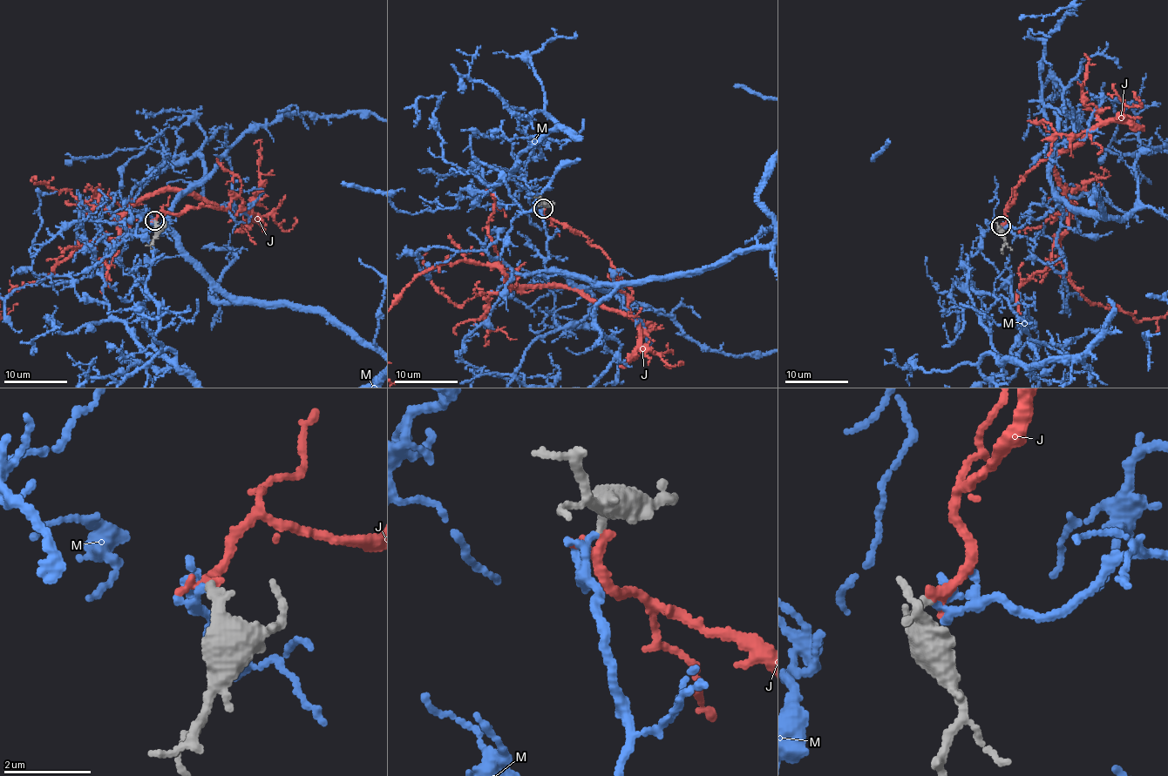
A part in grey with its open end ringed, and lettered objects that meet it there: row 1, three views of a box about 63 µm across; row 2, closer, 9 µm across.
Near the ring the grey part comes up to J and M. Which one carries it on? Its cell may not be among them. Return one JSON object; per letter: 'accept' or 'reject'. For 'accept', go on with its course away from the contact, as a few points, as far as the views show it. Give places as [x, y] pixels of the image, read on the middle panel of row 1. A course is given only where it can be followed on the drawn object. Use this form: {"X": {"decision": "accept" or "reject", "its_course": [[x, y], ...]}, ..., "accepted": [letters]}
{"J": {"decision": "accept"}, "M": {"decision": "reject"}, "accepted": ["J"]}

